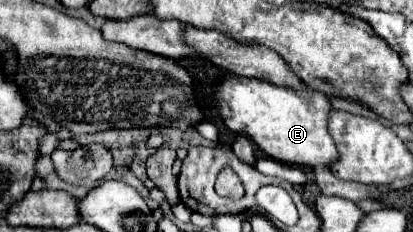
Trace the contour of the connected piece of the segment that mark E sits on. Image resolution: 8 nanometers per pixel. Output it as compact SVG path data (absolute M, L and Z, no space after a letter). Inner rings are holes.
M229 73L215 89L215 103L225 125L233 133L253 139L261 151L281 163L313 167L337 161L337 149L325 129L331 103L319 91L313 91L307 97L265 79L245 79Z

